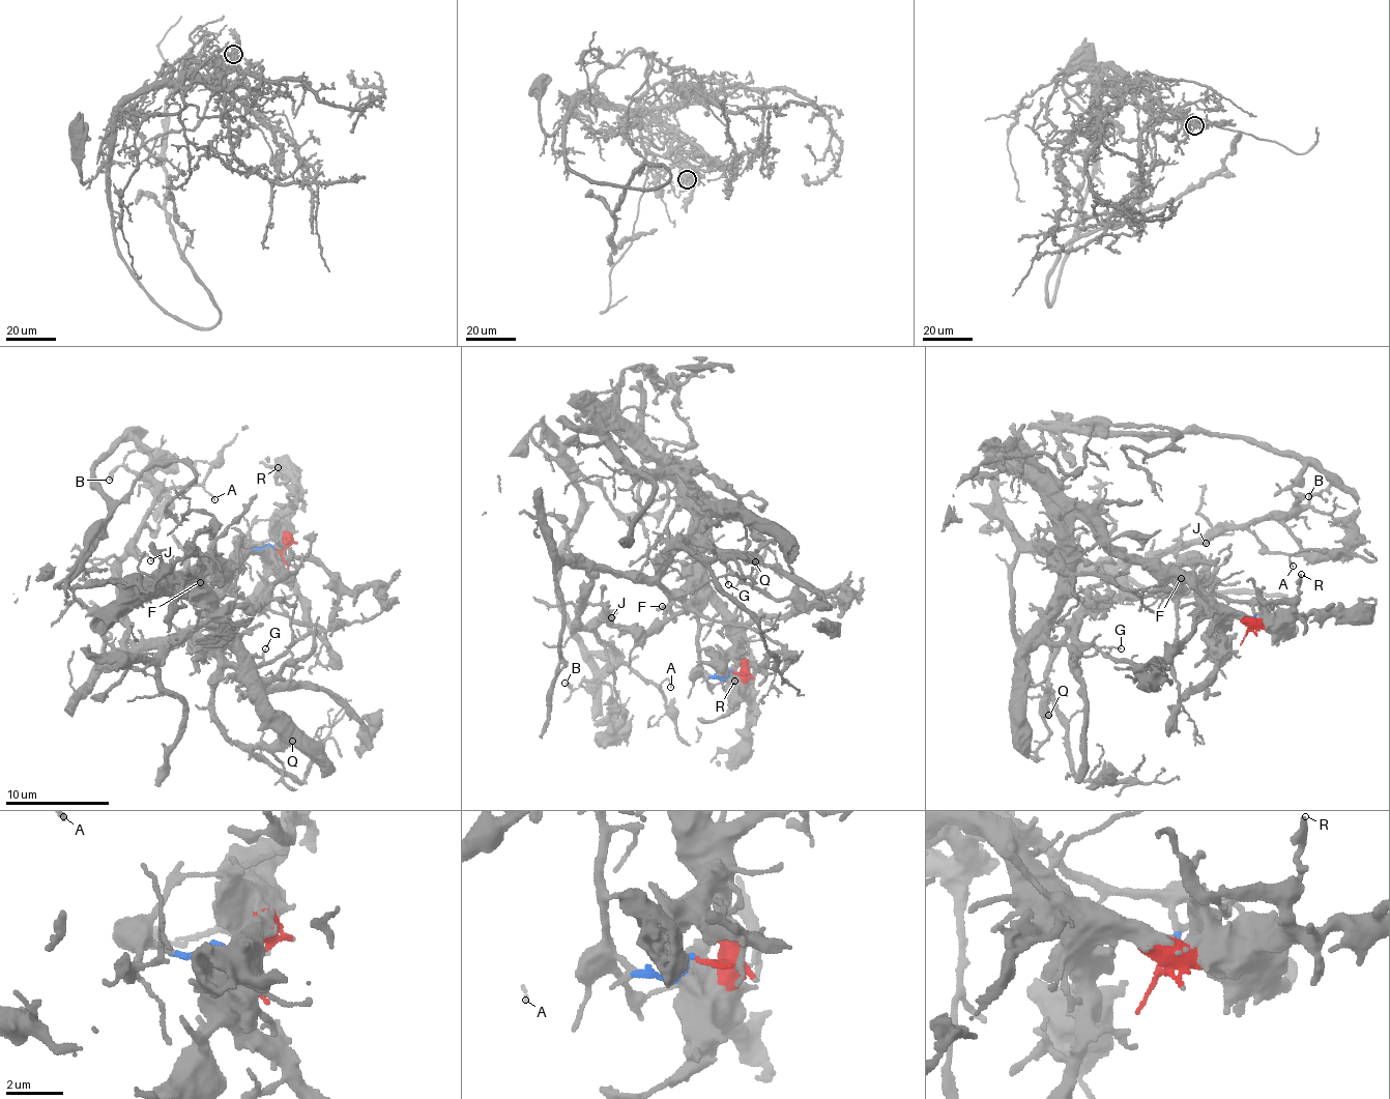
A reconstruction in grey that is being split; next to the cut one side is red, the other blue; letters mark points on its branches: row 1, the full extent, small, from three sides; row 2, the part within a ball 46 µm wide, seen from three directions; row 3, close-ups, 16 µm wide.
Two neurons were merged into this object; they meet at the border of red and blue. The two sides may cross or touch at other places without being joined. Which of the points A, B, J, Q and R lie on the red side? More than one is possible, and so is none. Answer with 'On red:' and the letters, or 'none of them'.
On red: R

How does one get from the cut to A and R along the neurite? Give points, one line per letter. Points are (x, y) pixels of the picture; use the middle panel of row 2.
A: (730, 670), (725, 678), (710, 677), (699, 665), (698, 603), (654, 584), (594, 575), (580, 629), (670, 687)
R: (733, 670), (744, 674), (744, 690), (750, 695), (751, 691), (733, 687), (734, 680)

